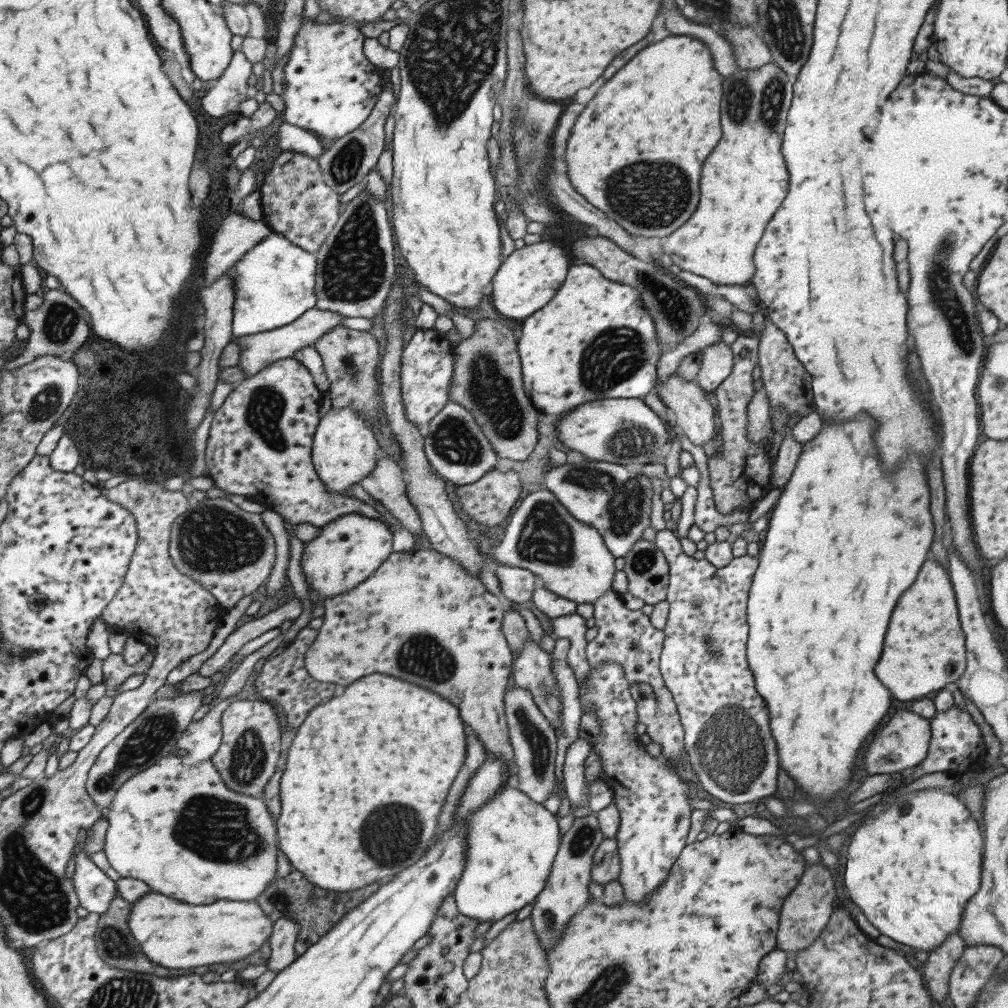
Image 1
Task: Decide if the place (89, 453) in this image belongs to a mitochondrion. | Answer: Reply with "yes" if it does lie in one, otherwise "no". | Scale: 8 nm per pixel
yes

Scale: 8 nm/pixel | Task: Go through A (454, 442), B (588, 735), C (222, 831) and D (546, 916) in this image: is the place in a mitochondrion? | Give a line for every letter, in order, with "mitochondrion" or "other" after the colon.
A: mitochondrion
B: other
C: mitochondrion
D: mitochondrion

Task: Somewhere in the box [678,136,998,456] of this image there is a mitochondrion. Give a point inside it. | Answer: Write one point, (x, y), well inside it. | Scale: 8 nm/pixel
(938, 280)

